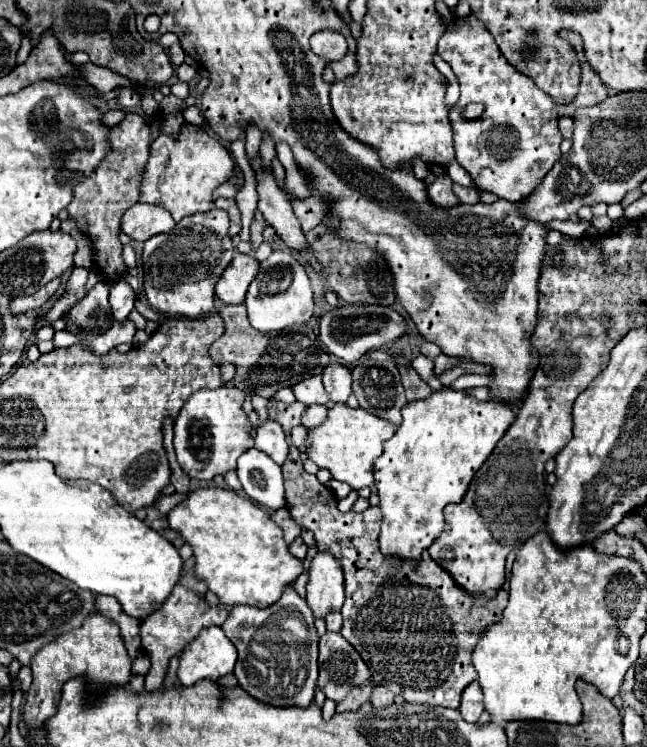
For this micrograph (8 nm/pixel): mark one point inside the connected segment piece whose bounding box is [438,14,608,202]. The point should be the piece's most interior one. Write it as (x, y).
(508, 150)

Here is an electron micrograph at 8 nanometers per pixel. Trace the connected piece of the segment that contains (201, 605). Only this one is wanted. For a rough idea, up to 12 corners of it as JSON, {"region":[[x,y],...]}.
{"region":[[174,588],[142,622],[152,666],[146,688],[164,684],[170,658],[200,630],[222,626],[224,606]]}

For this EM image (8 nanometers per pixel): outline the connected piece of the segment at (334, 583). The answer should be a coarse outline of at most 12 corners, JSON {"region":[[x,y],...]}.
{"region":[[318,552],[308,570],[306,602],[316,618],[344,604],[336,556]]}

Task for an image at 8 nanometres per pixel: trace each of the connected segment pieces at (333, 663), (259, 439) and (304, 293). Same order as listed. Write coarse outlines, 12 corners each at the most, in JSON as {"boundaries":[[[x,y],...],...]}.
{"boundaries":[[[340,634],[318,648],[318,688],[340,702],[370,670]],[[280,424],[256,428],[254,448],[284,464],[288,442]],[[290,252],[260,262],[244,304],[260,332],[314,314],[308,274]]]}

